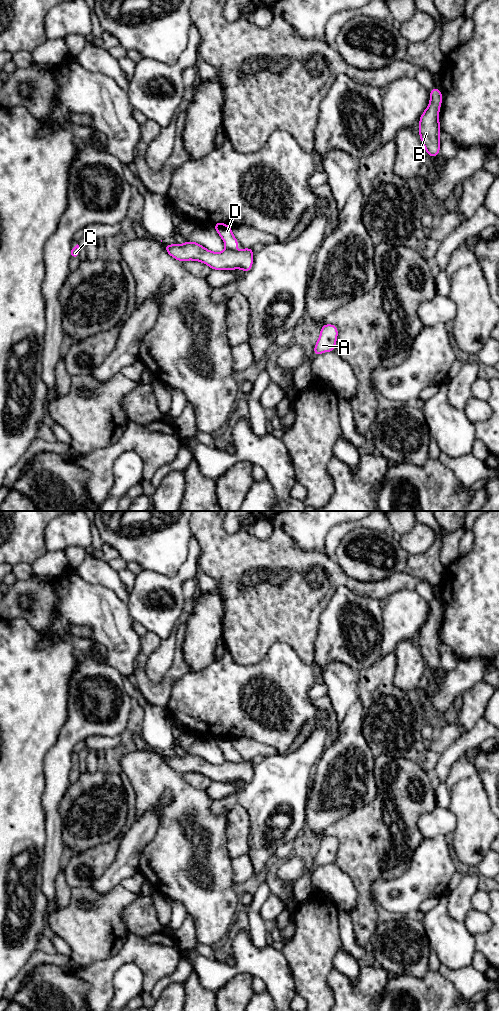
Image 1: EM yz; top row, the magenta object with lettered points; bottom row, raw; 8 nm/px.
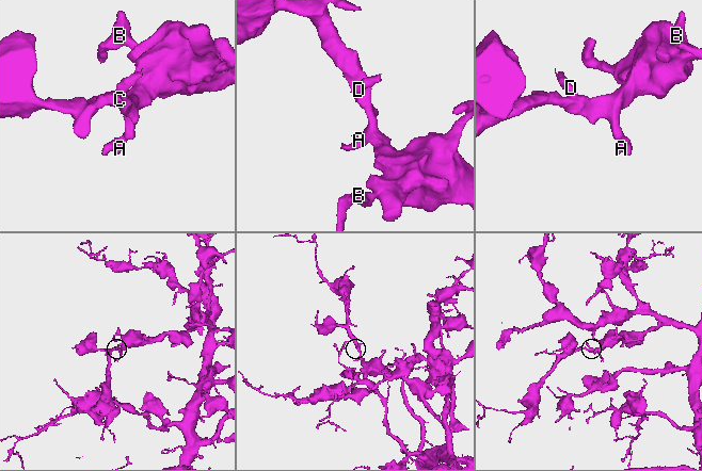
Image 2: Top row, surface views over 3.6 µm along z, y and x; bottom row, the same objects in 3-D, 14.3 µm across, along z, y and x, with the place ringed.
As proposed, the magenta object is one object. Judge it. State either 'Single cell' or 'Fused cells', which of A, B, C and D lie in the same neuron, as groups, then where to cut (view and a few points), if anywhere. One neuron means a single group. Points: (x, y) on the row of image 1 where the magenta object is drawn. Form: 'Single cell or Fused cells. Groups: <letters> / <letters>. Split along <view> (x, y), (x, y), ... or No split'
Fused cells. Groups: A B C / D. Split along yz (226, 247), (234, 249)

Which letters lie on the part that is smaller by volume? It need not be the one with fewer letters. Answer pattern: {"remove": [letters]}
{"remove": ["D"]}

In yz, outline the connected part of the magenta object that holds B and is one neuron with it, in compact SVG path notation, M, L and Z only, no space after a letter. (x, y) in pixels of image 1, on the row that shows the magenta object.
M433 87L430 90L430 101L428 107L419 119L419 137L425 151L431 158L439 155L440 152L440 122L439 112L443 102L441 90Z

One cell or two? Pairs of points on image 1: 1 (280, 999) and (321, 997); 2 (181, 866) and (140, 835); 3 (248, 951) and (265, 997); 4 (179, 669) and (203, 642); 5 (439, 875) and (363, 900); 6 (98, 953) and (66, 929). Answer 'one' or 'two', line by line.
1: two
2: two
3: two
4: two
5: two
6: one

